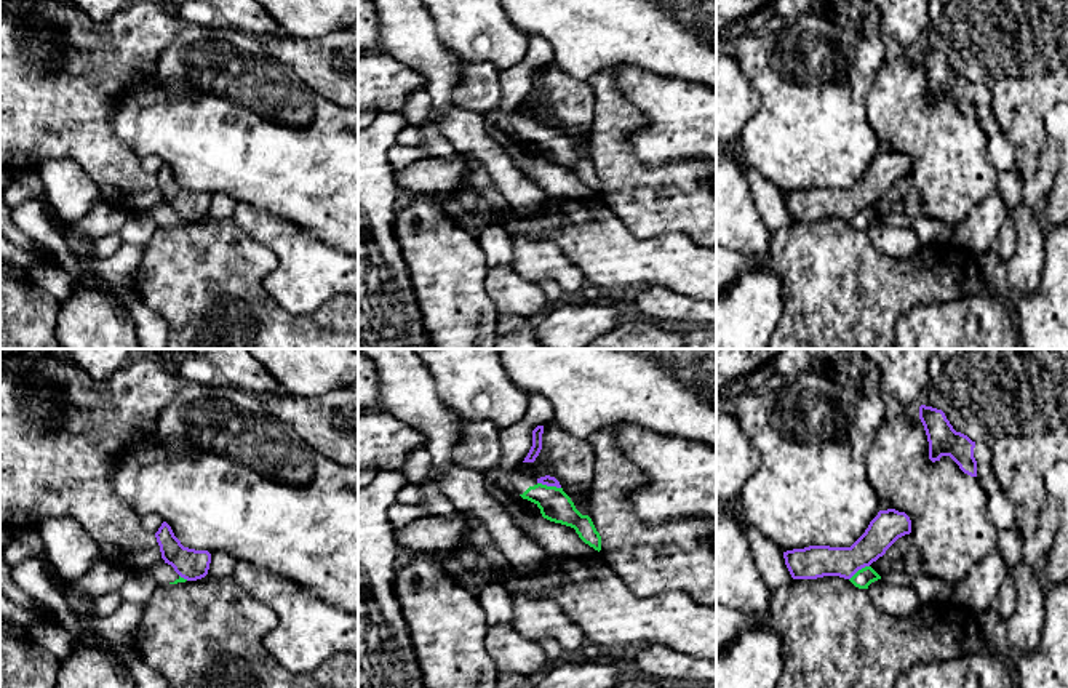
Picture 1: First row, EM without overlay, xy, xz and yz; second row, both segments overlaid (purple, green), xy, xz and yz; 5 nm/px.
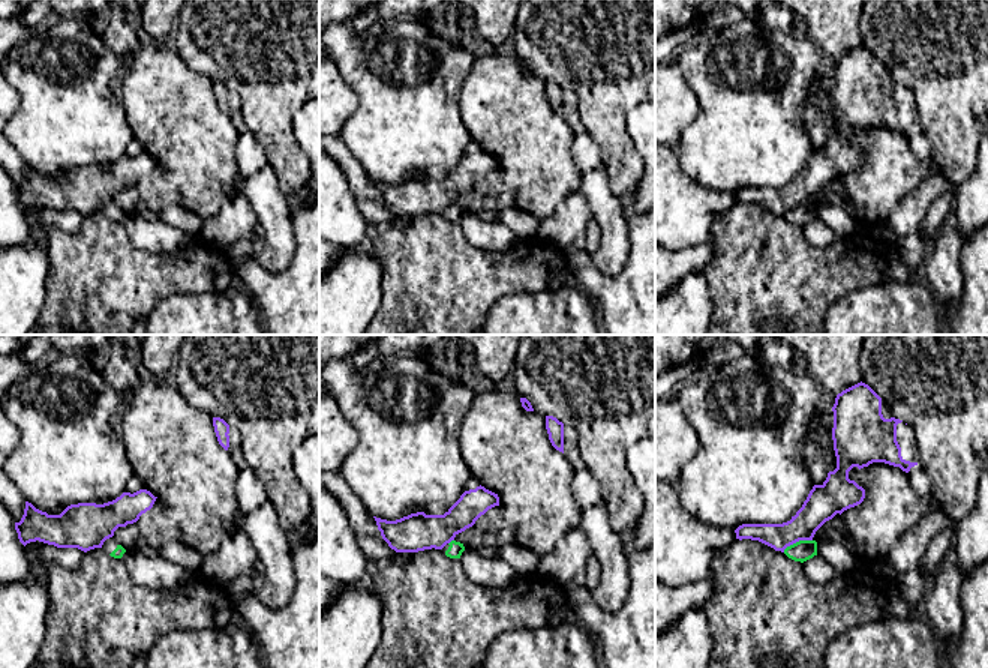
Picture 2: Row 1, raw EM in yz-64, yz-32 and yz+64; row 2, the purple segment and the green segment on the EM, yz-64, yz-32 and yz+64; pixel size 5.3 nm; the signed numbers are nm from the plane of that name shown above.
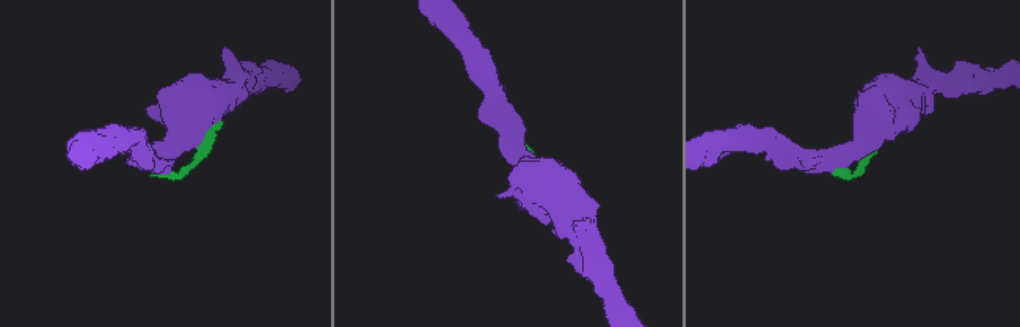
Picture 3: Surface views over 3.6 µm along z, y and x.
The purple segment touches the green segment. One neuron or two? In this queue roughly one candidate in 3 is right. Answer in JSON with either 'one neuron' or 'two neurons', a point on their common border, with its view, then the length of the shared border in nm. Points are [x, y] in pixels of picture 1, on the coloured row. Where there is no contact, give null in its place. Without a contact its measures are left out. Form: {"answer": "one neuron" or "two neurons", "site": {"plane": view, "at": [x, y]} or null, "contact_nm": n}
{"answer": "two neurons", "site": {"plane": "xz", "at": [549, 485]}, "contact_nm": 120}

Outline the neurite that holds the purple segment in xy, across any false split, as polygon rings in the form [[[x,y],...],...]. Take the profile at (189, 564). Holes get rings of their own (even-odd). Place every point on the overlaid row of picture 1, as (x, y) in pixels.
[[[166,522],[161,523],[155,538],[161,558],[171,565],[181,578],[197,581],[208,574],[211,563],[211,554],[208,550],[184,547]]]

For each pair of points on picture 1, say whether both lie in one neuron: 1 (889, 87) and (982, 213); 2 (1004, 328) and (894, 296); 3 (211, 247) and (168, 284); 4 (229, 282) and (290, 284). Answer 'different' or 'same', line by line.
1: different
2: different
3: same
4: different

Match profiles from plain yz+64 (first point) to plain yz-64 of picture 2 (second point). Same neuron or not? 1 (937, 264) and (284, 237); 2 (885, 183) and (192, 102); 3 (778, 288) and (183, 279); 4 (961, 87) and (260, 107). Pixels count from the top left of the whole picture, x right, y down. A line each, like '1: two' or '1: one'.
1: one
2: one
3: one
4: one

